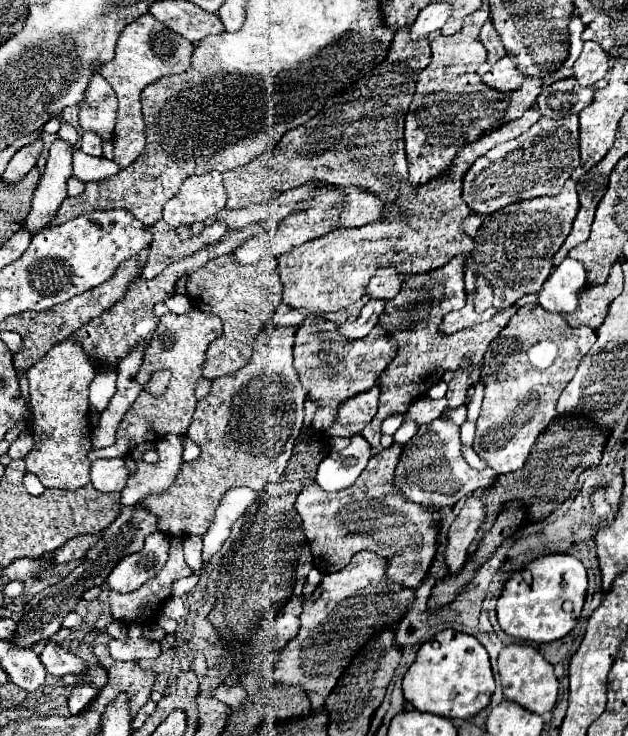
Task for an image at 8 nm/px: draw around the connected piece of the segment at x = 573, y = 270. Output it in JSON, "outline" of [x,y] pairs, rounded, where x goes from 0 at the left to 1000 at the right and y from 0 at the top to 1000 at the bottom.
{"outline":[[[904,348],[866,383],[863,394],[857,397],[857,413],[879,427],[914,427],[933,389],[930,359]]]}

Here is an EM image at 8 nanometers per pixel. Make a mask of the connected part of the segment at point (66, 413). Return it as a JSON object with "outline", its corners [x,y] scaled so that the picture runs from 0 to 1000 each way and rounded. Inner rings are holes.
{"outline":[[[108,459],[45,500],[41,508],[48,516],[48,546],[54,554],[54,609],[38,622],[41,639],[54,641],[73,663],[124,666],[143,655],[143,625],[137,620],[146,609],[140,524],[153,511],[153,503],[134,486],[127,470]]]}

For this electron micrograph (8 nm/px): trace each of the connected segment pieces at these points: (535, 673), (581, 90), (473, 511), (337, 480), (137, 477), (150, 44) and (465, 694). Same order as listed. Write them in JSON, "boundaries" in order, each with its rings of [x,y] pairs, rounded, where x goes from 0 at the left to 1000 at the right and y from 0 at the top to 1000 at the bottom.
{"boundaries":[[[[838,875],[803,878],[793,891],[793,913],[799,924],[803,948],[825,954],[831,962],[860,973],[879,967],[885,948],[889,948],[889,924],[882,918],[879,902],[873,902],[854,880],[838,878]]],[[[914,106],[889,109],[863,120],[863,128],[854,133],[854,141],[863,158],[892,163],[908,155],[920,155],[930,144],[943,139],[943,120],[924,117]]],[[[745,677],[720,715],[713,717],[713,739],[707,747],[707,764],[713,769],[717,783],[729,783],[736,774],[742,755],[745,755],[745,742],[758,734],[764,715],[774,707],[771,685],[761,677]]],[[[567,590],[554,609],[522,617],[506,630],[503,639],[506,660],[516,663],[519,668],[538,668],[548,666],[551,660],[561,660],[592,617],[596,611],[589,609],[589,603],[573,590]]],[[[264,592],[252,601],[252,620],[255,625],[248,630],[232,630],[232,628],[220,628],[220,639],[217,644],[210,644],[194,666],[194,677],[191,677],[191,688],[217,688],[220,682],[226,682],[232,674],[242,671],[258,671],[268,666],[268,660],[274,660],[280,655],[280,647],[287,644],[287,633],[290,633],[290,592]]],[[[242,19],[217,24],[217,30],[204,33],[185,60],[185,76],[178,84],[159,90],[159,101],[175,111],[188,130],[188,152],[191,152],[191,171],[182,177],[178,198],[182,198],[182,220],[191,228],[204,228],[220,209],[229,204],[229,163],[223,147],[223,128],[226,122],[268,103],[268,101],[290,101],[303,92],[303,79],[309,71],[309,60],[299,57],[293,49],[280,46],[268,35],[255,33]]],[[[707,856],[672,875],[666,891],[640,924],[643,948],[669,967],[704,976],[745,978],[768,967],[787,943],[787,918],[771,878],[748,861]]]]}

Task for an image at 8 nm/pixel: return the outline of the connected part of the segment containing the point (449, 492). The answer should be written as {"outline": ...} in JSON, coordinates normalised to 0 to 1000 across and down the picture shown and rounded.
{"outline":[[[691,571],[672,576],[653,601],[643,603],[640,620],[631,633],[627,660],[634,668],[669,688],[685,688],[688,693],[704,693],[723,688],[732,677],[745,674],[755,663],[777,663],[790,652],[790,639],[771,636],[768,641],[748,636],[736,620],[732,584],[717,571]]]}

